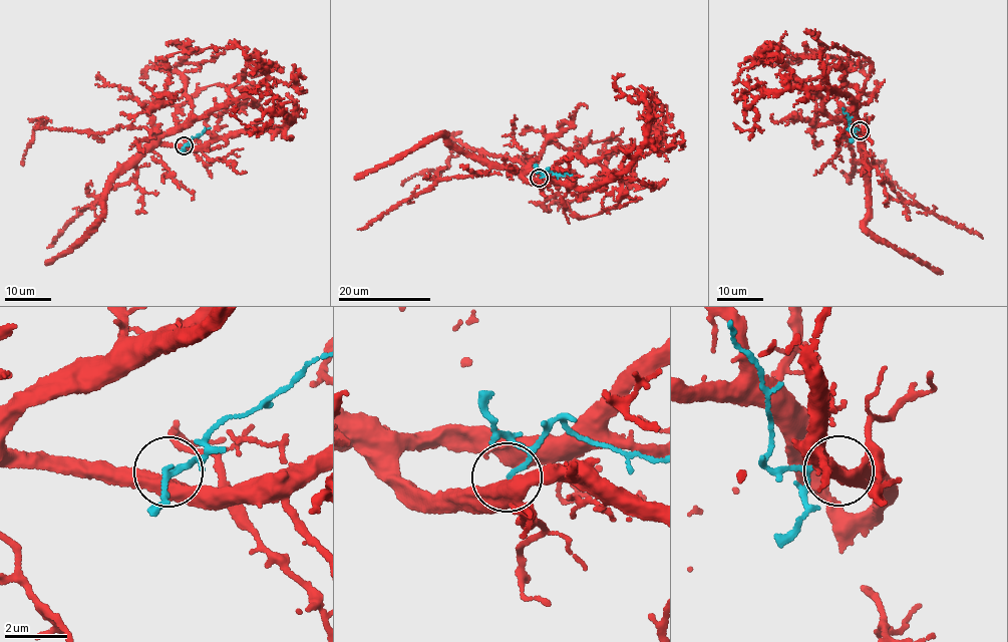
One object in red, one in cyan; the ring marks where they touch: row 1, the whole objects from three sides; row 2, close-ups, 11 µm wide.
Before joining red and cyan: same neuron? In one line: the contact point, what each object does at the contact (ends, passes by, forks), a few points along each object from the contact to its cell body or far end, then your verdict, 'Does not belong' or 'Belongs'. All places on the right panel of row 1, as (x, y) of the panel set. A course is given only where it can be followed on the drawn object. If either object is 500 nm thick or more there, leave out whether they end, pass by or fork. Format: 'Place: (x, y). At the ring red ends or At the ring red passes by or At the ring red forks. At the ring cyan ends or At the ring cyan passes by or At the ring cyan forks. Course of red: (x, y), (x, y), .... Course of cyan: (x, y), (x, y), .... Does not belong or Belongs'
Place: (860, 130). At the ring red passes by. At the ring cyan ends. Course of red: (860, 130), (852, 98), (820, 86), (764, 94), (750, 107), (757, 113), (753, 130), (734, 124). Course of cyan: (860, 130), (850, 128), (844, 107). Belongs

